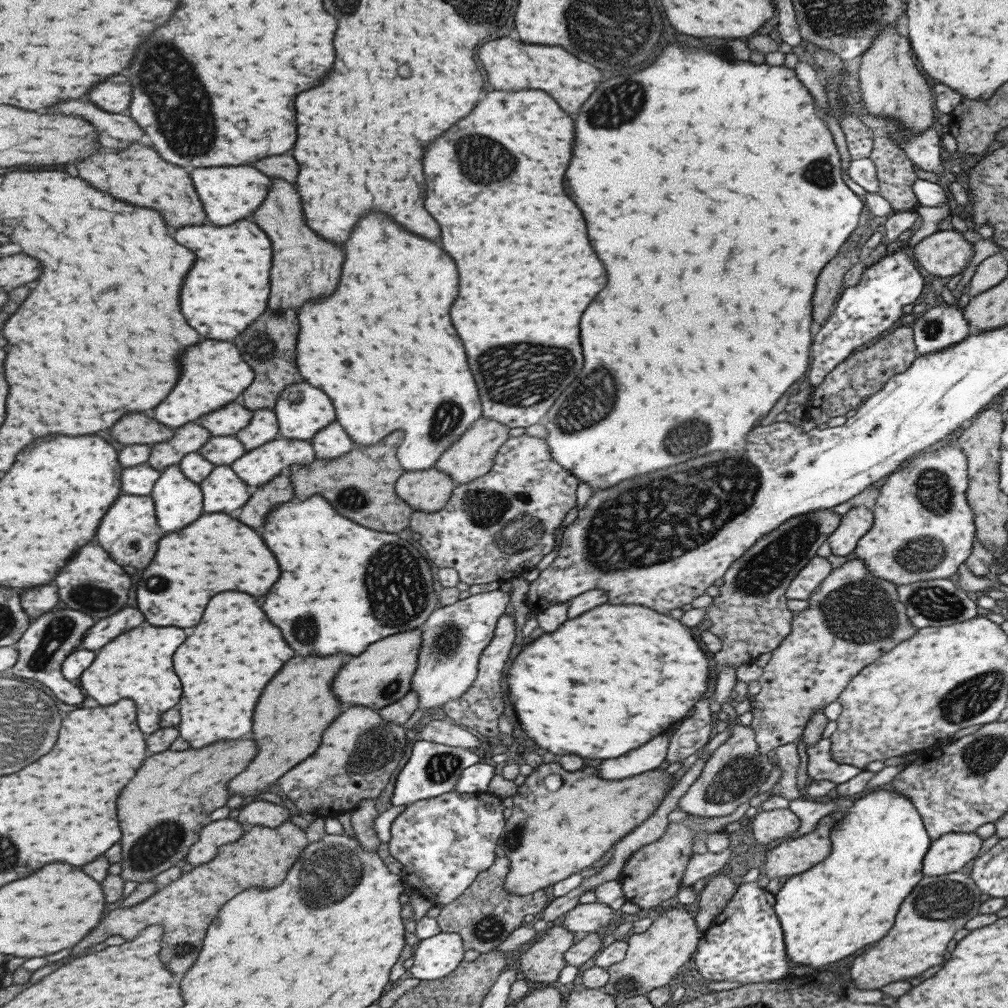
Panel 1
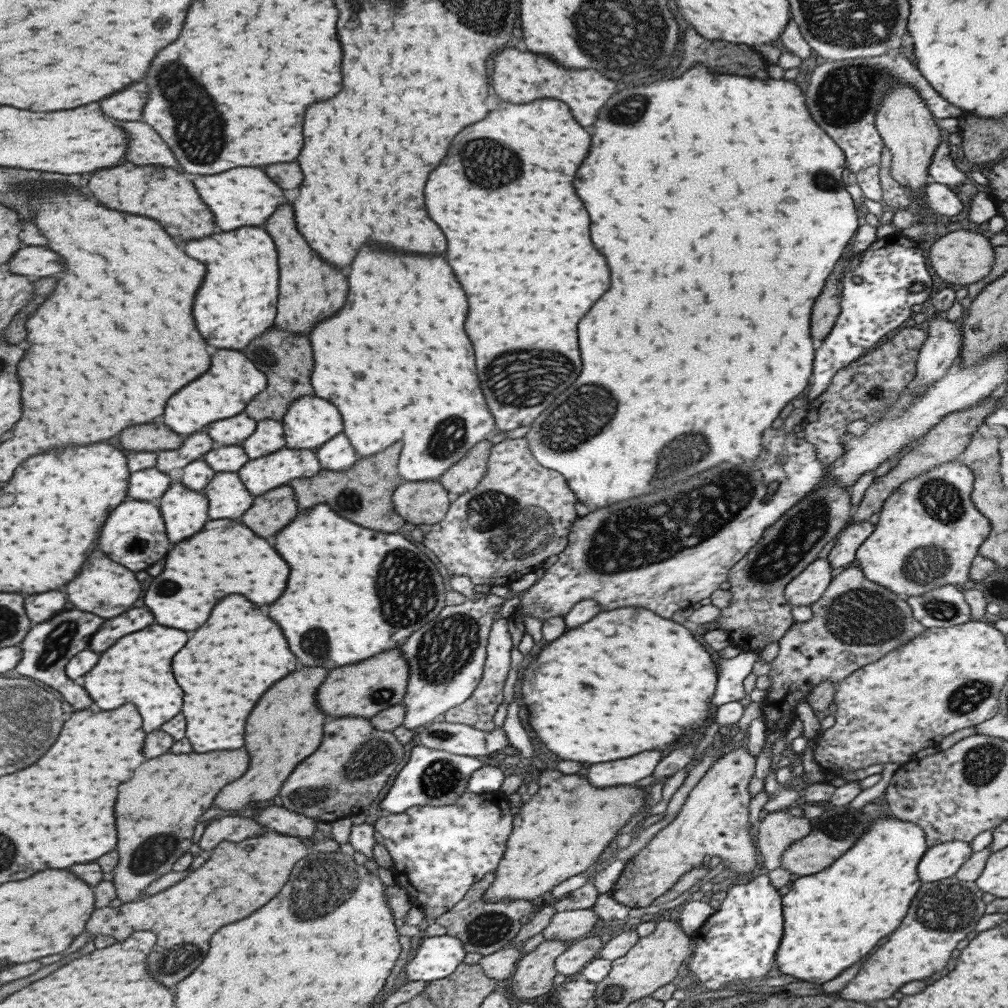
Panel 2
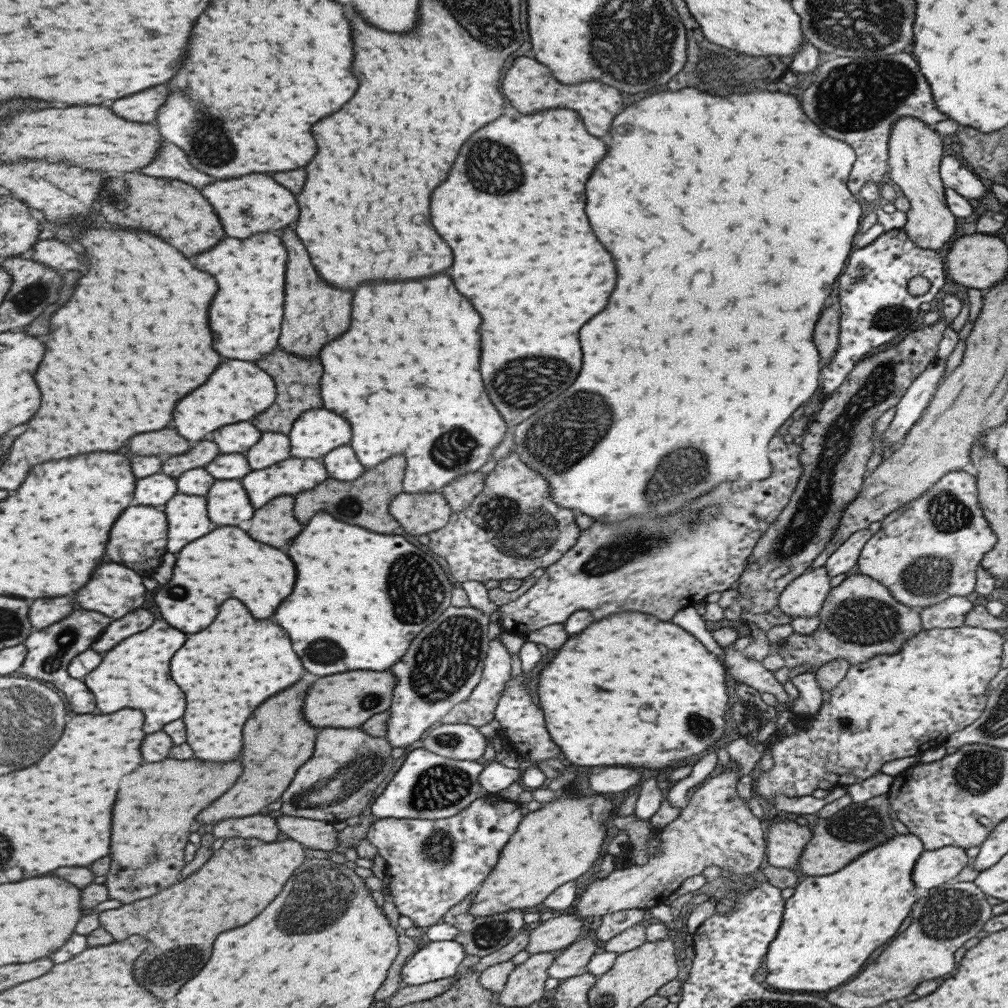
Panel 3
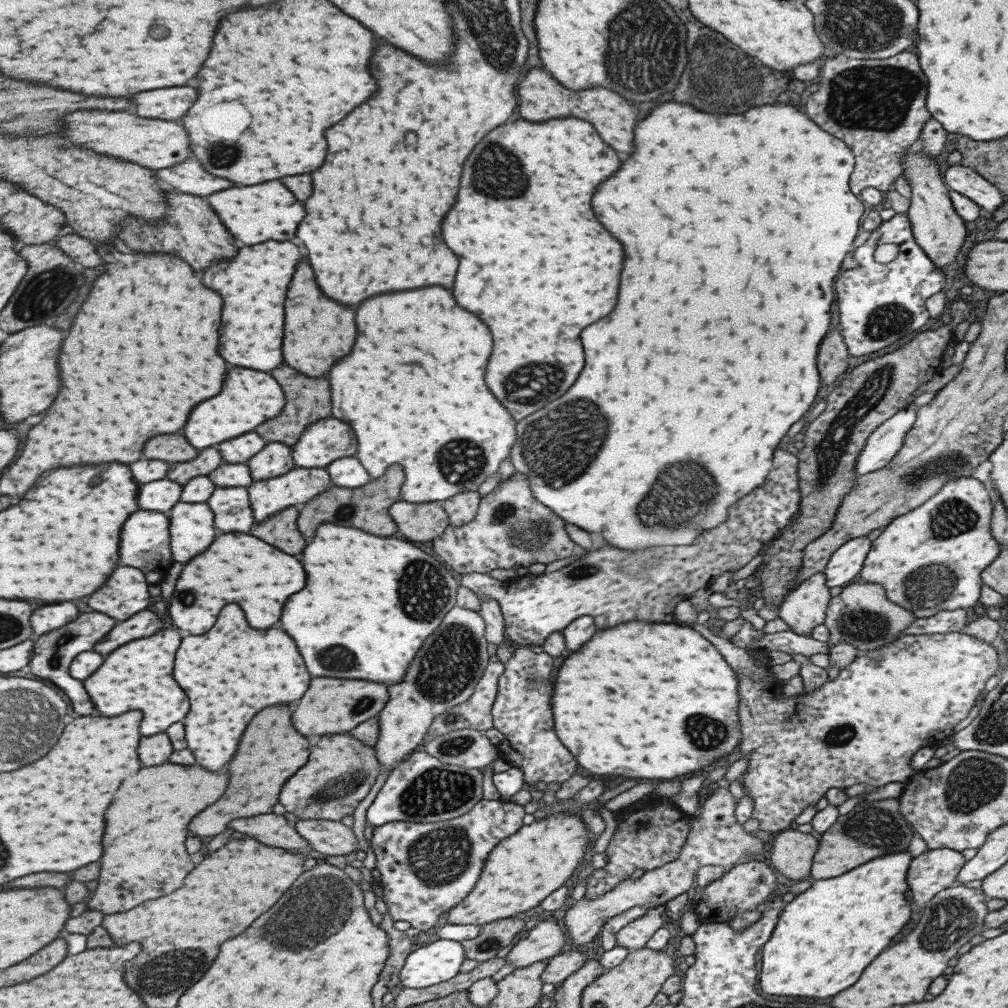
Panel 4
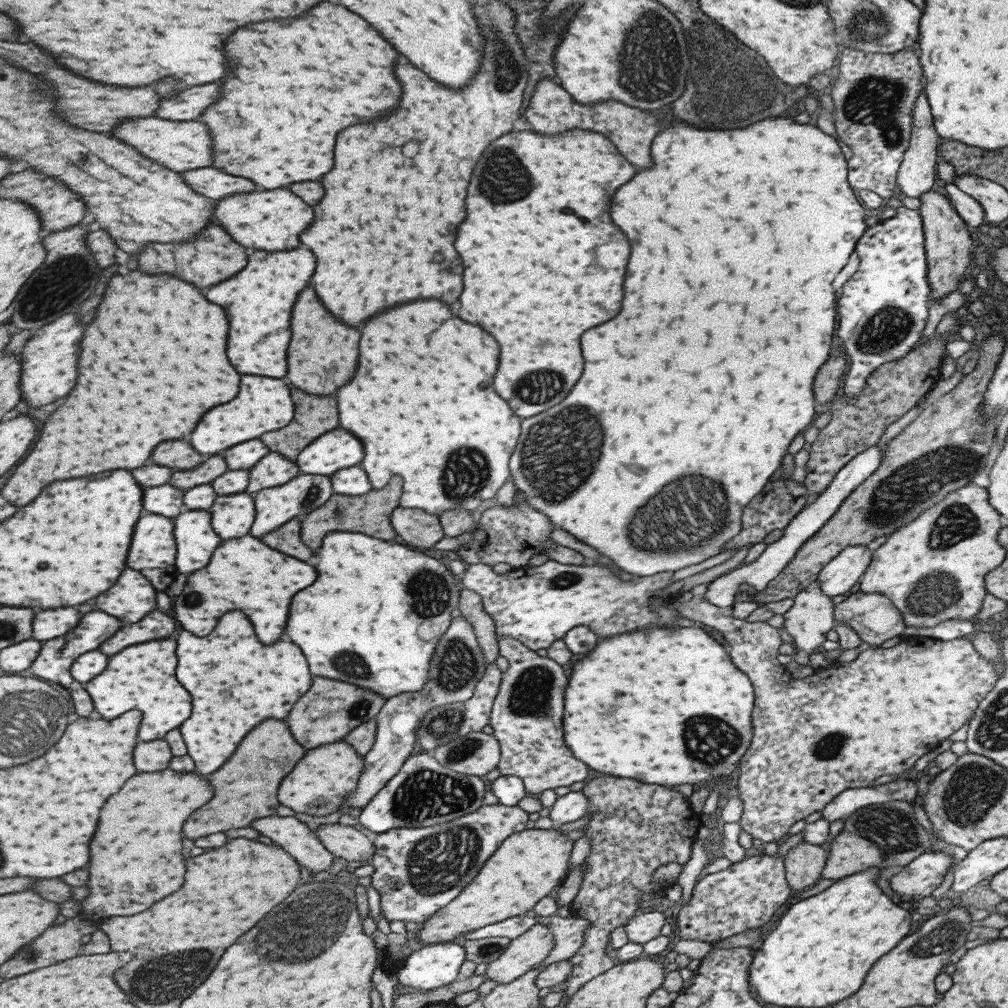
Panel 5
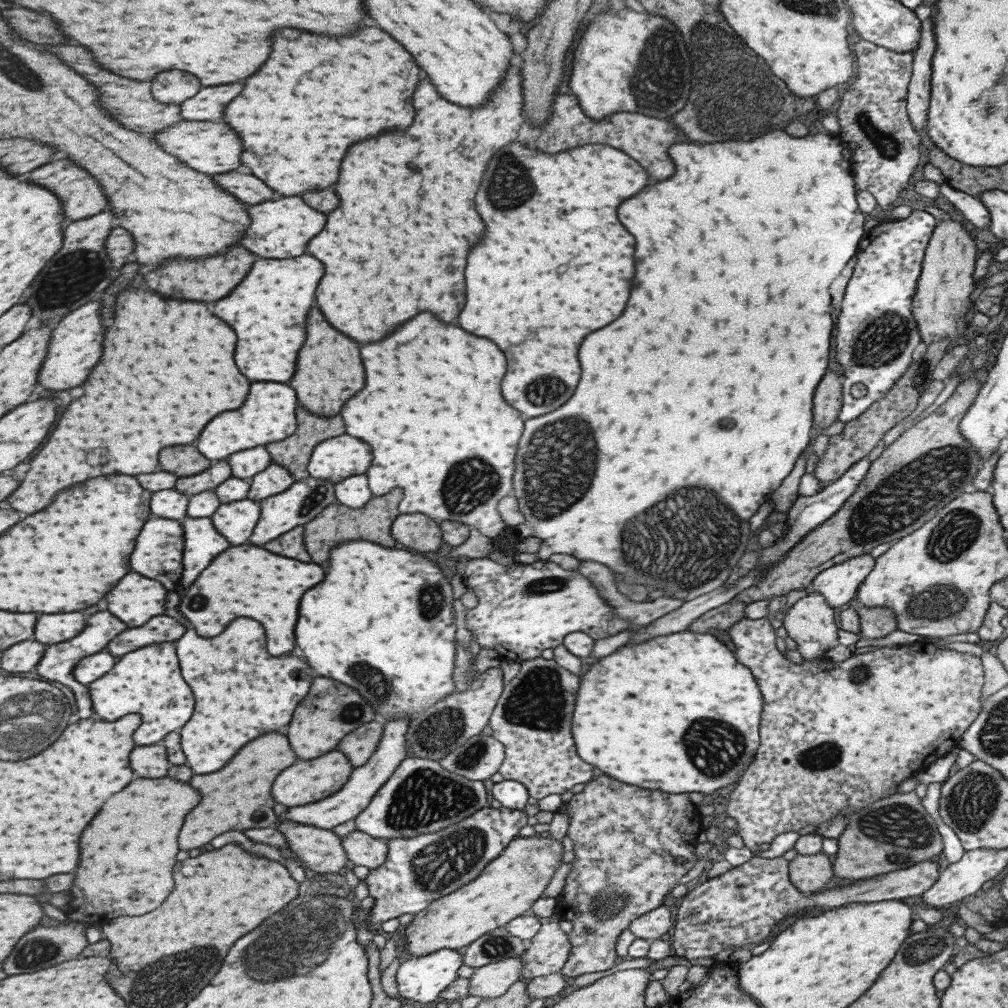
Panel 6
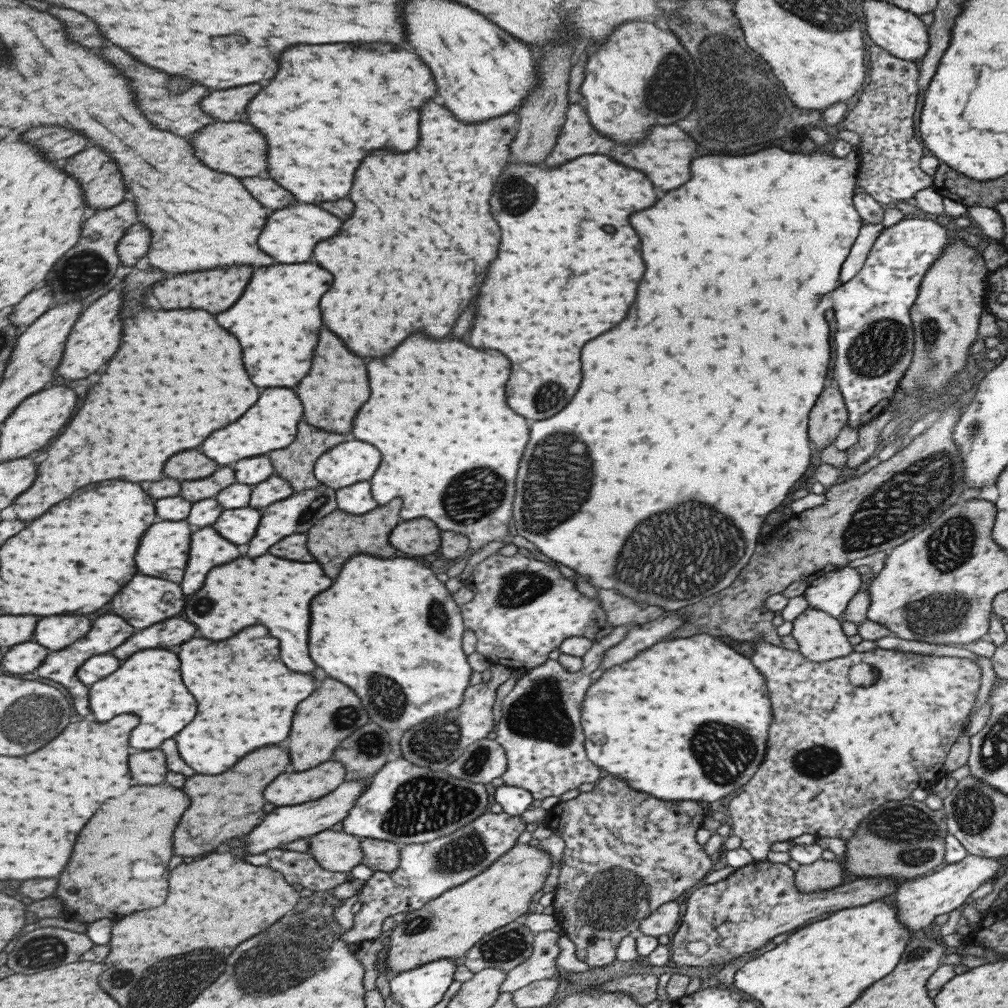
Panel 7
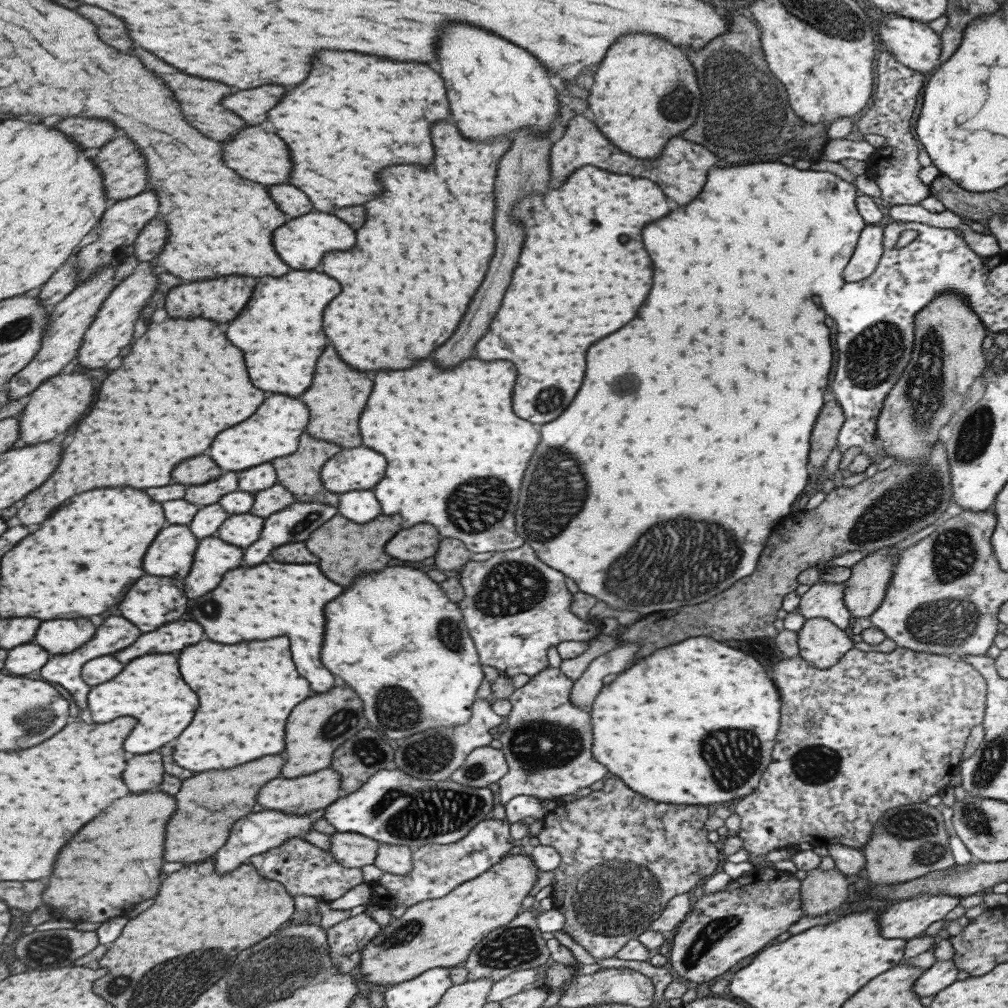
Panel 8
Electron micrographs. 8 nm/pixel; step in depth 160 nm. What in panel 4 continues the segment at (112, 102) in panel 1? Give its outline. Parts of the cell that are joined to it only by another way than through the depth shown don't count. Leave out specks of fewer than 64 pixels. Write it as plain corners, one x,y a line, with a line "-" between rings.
189,86
179,88
157,88
155,92
141,92
131,96
135,104
135,115
145,118
177,121
195,98
195,90

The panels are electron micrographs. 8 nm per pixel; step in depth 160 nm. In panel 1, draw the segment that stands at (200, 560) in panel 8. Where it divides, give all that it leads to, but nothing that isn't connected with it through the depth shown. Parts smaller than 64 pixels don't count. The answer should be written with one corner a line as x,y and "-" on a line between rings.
176,464
160,470
157,480
153,483
150,497
154,502
154,515
157,526
171,532
191,524
202,510
202,494
197,483
187,480

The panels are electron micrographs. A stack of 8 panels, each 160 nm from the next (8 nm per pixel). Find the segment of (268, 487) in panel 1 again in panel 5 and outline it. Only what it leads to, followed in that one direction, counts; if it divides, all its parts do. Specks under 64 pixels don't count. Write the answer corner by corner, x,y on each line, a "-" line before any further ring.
299,517
290,518
289,522
281,524
281,528
277,528
275,532
269,532
267,536
261,536
259,540
277,552
285,552
287,556
293,556
305,562
311,556
311,550
299,542
299,526

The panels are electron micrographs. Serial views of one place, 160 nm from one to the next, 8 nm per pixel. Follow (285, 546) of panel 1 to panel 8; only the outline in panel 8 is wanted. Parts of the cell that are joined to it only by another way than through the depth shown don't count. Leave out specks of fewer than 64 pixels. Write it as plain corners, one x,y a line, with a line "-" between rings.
387,566
379,572
369,572
369,574
361,574
353,580
353,584
341,592
341,596
329,600
329,604
325,604
325,632
323,632
325,640
321,646
321,664
335,676
339,676
351,690
355,690
355,694
361,698
363,704
363,714
365,718
375,726
375,729
382,733
386,739
399,740
405,736
411,736
415,732
427,730
427,728
435,728
439,726
463,726
469,716
471,716
471,708
473,701
476,699
475,692
480,686
483,677
483,669
479,665
479,655
475,651
475,646
467,627
461,620
461,612
457,608
457,604
451,604
443,590
433,580
425,576
423,572
409,568
409,566

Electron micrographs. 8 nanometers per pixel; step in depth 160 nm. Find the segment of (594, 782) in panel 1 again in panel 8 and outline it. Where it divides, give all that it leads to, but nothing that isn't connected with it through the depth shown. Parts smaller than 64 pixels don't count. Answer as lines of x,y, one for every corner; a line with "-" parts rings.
507,854
483,874
459,884
445,896
408,906
400,917
380,926
373,940
363,947
359,962
363,980
367,986
382,991
430,968
459,966
488,932
505,926
522,910
521,900
537,882
537,870
530,856

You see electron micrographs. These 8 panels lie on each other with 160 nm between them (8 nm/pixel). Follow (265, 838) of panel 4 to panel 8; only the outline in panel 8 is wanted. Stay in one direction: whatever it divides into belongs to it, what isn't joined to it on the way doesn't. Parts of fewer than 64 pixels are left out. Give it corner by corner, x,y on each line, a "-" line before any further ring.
336,832
329,837
328,853
345,868
361,868
373,864
377,847
376,840
354,832

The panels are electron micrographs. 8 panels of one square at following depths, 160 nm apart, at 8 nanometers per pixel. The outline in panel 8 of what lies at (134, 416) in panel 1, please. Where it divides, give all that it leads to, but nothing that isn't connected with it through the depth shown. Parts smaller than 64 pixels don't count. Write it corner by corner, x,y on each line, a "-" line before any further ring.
193,456
187,460
181,460
173,470
171,478
177,484
205,484
221,476
223,470
213,464
207,456

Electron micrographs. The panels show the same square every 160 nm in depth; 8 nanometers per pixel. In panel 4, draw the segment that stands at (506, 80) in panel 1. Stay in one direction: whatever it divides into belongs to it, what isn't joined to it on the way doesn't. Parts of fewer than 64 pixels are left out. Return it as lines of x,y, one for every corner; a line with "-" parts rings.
529,67
525,76
518,80
515,93
519,98
517,112
521,114
523,120
531,122
541,122
541,120
551,120
563,117
581,118
587,120
599,134
599,138
609,144
615,152
629,154
633,150
633,124
641,118
637,108
633,108
625,98
619,94
605,90
605,88
588,88
585,90
567,90
561,86
544,68

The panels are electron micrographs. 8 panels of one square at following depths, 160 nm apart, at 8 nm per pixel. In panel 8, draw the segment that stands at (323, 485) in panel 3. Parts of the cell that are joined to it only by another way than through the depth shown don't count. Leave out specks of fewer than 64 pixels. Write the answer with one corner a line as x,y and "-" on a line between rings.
336,512
309,534
309,538
305,540
305,548
319,558
317,564
329,580
333,580
339,586
347,586
359,572
373,572
387,566
391,558
383,552
383,546
397,530
399,530
397,516
381,514
361,524
346,519

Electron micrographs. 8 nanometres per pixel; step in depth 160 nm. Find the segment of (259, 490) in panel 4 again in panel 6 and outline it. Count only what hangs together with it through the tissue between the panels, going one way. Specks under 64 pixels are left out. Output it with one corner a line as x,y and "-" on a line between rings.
305,477
294,480
286,489
275,493
259,501
260,513
253,532
249,536
249,542
255,546
261,546
279,534
291,530
293,526
303,526
309,522
323,508
336,502
334,497
334,484
330,480
321,480
313,477

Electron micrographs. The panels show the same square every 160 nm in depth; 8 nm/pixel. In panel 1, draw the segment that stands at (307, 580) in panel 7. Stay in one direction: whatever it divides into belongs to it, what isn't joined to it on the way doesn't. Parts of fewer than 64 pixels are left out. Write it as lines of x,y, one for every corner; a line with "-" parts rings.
201,514
179,532
157,540
157,550
135,586
137,608
153,626
187,628
197,624
207,600
225,590
261,596
277,580
277,562
263,540
227,514

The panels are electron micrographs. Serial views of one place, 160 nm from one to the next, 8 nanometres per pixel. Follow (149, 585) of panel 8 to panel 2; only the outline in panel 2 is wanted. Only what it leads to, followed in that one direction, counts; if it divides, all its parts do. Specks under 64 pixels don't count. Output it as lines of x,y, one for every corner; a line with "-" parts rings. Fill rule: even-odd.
91,552
81,566
81,574
73,582
65,584
65,596
67,596
67,602
71,602
77,610
91,612
101,618
113,618
125,612
127,608
131,608
131,604
141,596
141,584
135,580
133,572
129,572
127,568
111,562
101,552
-
105,570
109,574
109,580
99,582

